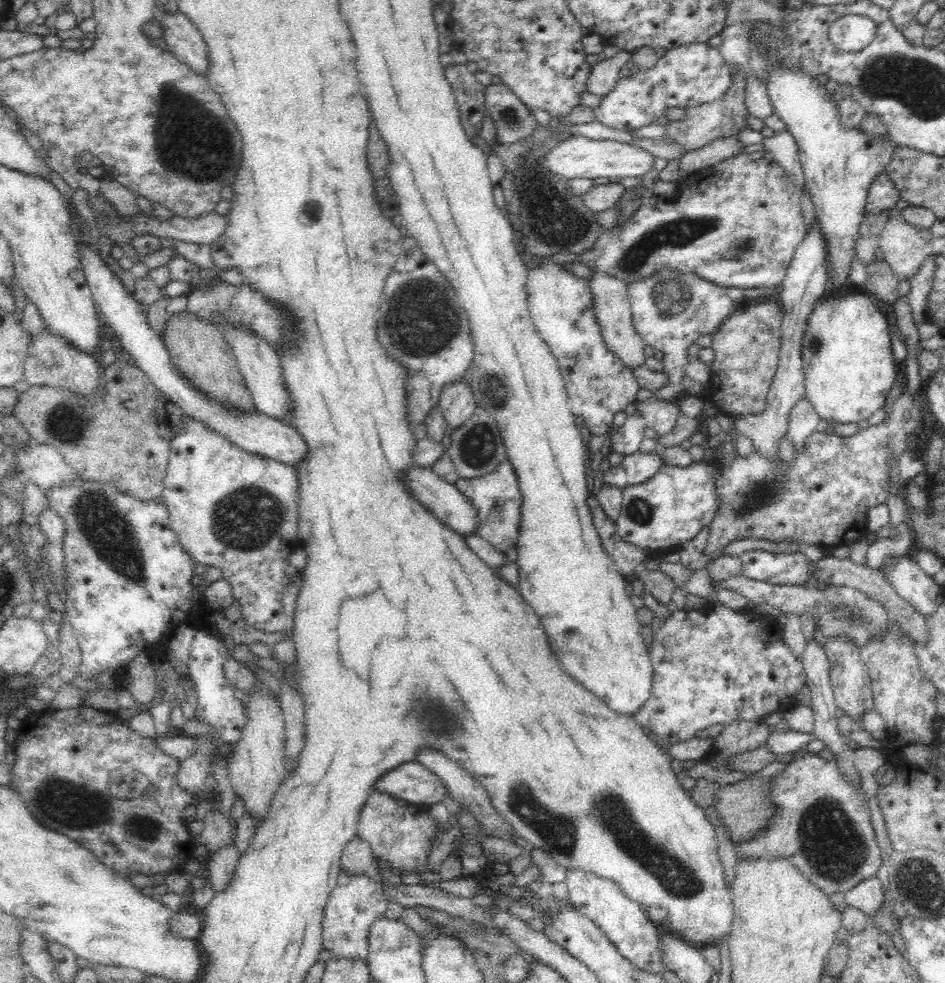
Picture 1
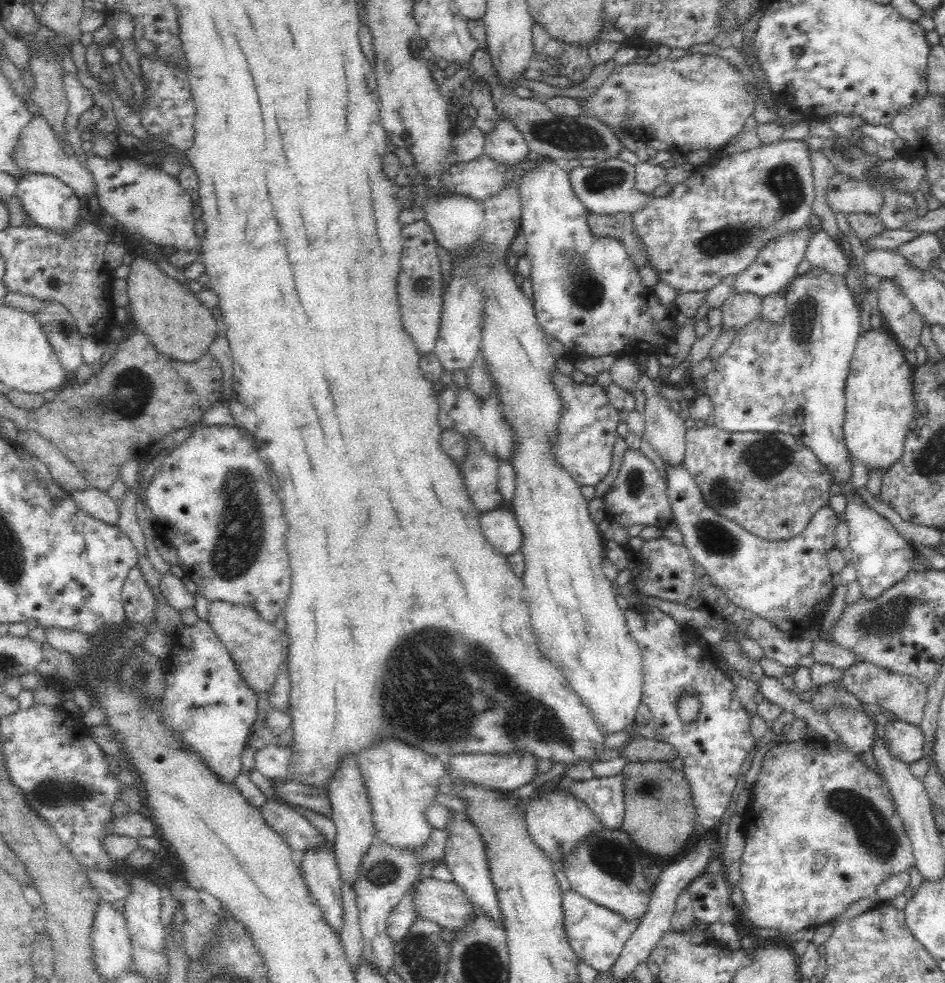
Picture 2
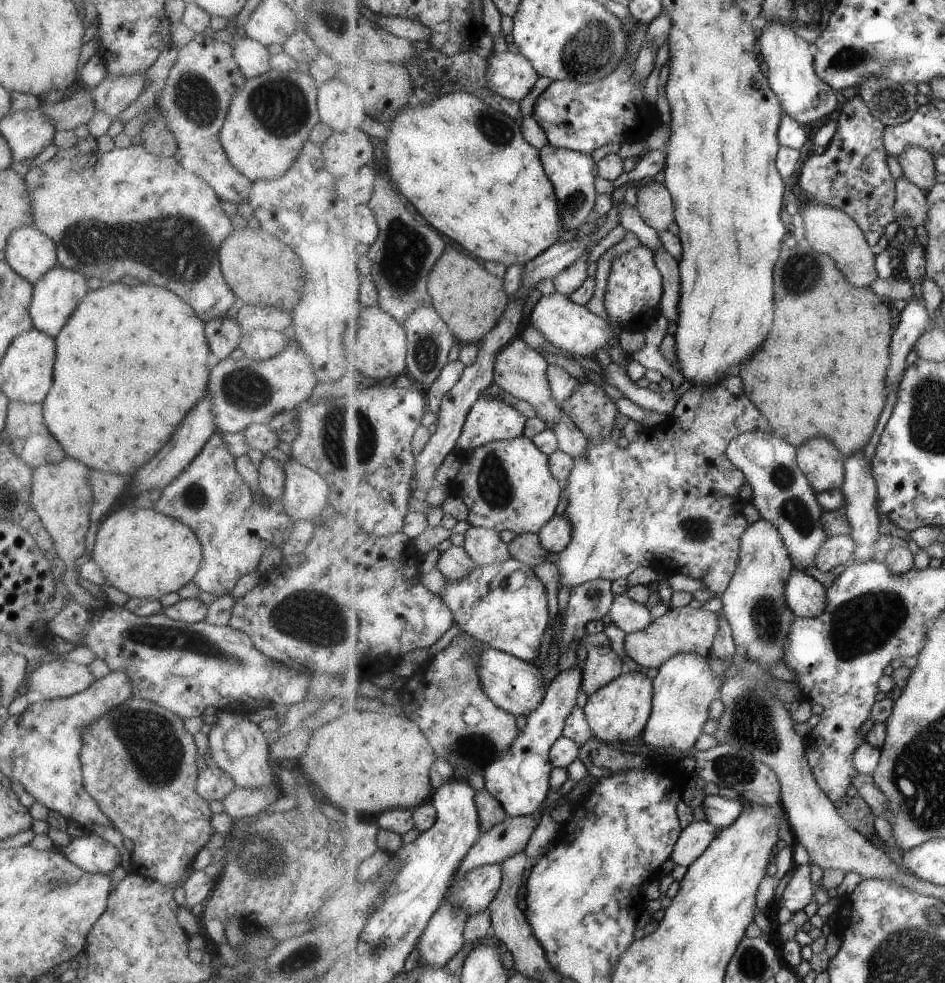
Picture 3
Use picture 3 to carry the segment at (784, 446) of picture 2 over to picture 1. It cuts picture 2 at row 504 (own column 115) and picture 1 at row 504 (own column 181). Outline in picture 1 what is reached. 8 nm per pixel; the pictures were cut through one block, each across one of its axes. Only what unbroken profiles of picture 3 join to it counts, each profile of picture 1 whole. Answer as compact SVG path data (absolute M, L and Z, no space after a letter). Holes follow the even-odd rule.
M901 294L893 303L894 311L896 312L896 329L901 332L901 340L905 342L907 346L907 355L904 358L904 364L906 364L906 391L903 392L903 396L900 396L894 404L894 410L892 410L892 414L890 414L890 418L886 420L886 422L882 422L876 426L869 426L865 430L858 431L857 433L852 434L851 436L838 436L834 433L818 433L818 431L814 432L810 438L808 438L806 442L806 446L804 446L804 450L800 452L800 454L796 455L795 463L790 466L787 465L784 461L780 460L780 462L771 462L767 458L760 456L755 450L752 451L747 457L741 457L737 454L736 458L730 464L730 467L725 470L723 477L719 477L718 469L722 464L719 462L714 463L714 469L716 469L716 478L714 478L714 482L716 483L716 495L718 495L718 508L719 512L717 516L712 520L712 523L709 525L710 527L710 536L708 538L708 542L706 546L704 546L704 550L702 550L702 555L708 557L714 555L717 551L726 547L732 540L738 539L763 539L772 543L782 542L782 540L793 540L799 539L800 542L805 542L810 545L814 545L819 548L837 548L837 547L846 547L850 542L856 542L864 536L868 534L866 531L866 514L868 514L874 507L878 505L884 504L886 502L887 494L885 494L885 488L887 487L887 466L889 462L887 460L890 457L896 457L898 459L899 454L902 454L902 450L904 448L904 440L906 436L909 434L910 444L907 446L908 448L912 448L914 452L922 454L919 452L917 447L912 443L912 432L914 432L914 428L919 428L920 424L918 423L918 411L916 406L914 406L914 399L918 398L920 394L920 388L922 389L922 385L925 383L924 380L920 378L918 375L918 356L919 350L921 348L919 343L918 331L916 331L916 327L914 327L914 321L912 317L912 310L910 307L908 294Z

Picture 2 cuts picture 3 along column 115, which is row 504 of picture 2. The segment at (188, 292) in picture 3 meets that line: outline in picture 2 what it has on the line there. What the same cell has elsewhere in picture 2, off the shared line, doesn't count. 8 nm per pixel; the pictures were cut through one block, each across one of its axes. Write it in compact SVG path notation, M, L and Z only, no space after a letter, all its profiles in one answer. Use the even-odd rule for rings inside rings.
M196 426L194 432L184 442L177 444L173 452L162 461L145 490L147 504L155 516L158 535L166 539L170 547L176 551L180 560L181 572L187 574L196 583L200 594L208 602L219 600L220 602L229 602L234 606L249 606L260 615L264 622L274 624L278 620L278 616L283 614L285 610L285 602L291 588L292 570L289 565L289 553L286 549L288 524L284 521L284 510L280 500L276 500L276 496L272 494L270 470L268 470L266 462L260 460L258 452L260 450L257 448L255 441L242 434L236 426Z

